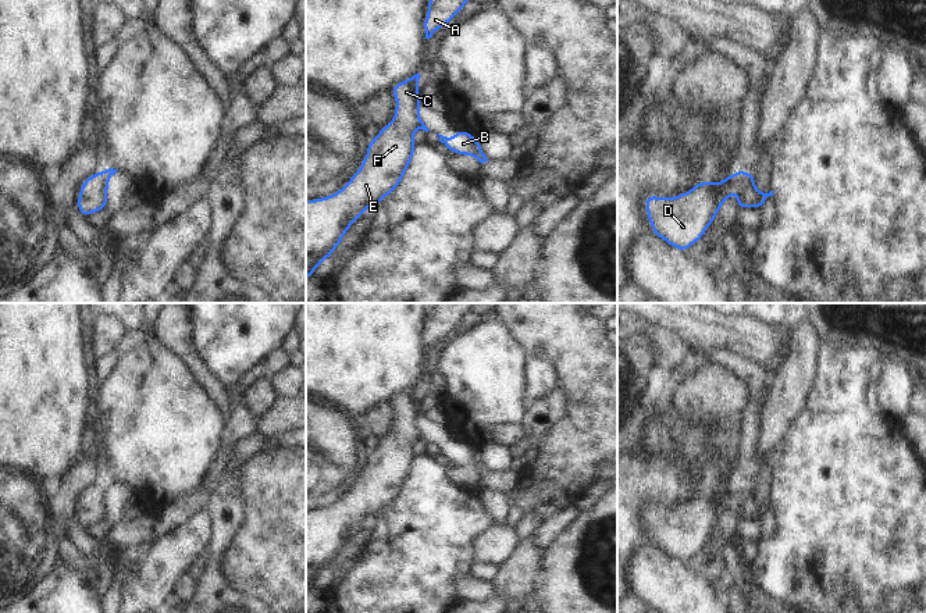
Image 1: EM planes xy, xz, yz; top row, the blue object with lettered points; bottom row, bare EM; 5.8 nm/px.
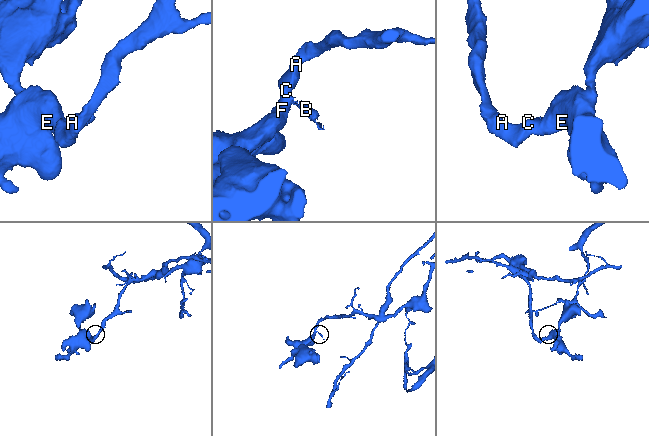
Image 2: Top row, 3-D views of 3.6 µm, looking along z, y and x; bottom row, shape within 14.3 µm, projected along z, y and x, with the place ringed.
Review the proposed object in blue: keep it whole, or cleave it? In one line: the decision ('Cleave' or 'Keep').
Cleave.

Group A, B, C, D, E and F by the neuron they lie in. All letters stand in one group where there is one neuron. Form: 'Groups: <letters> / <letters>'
Groups: A C D E F / B.

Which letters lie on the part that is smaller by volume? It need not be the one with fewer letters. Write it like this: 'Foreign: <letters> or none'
Foreign: B

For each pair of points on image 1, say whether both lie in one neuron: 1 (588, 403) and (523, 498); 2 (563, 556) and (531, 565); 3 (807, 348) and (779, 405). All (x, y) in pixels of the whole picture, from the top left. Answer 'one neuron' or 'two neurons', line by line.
1: one neuron
2: two neurons
3: one neuron

